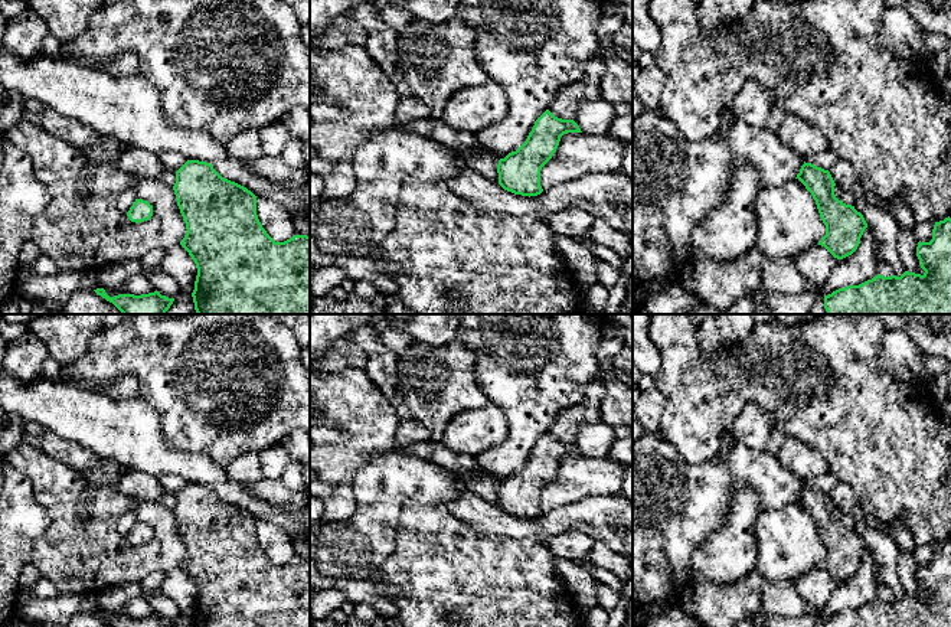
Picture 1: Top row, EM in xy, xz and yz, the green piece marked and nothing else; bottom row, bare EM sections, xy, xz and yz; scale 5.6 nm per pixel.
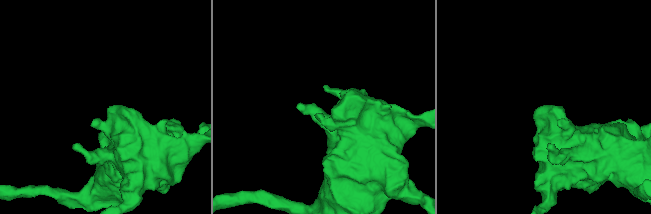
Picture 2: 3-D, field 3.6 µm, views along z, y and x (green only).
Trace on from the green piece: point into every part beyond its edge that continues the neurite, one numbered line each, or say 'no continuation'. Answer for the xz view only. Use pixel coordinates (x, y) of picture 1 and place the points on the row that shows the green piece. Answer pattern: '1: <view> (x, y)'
no continuation

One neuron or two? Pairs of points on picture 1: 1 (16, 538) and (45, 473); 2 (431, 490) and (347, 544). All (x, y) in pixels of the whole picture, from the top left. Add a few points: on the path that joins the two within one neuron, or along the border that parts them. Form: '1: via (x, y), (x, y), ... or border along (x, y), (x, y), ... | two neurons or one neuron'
1: border along (15, 469), (45, 509), (45, 529) | two neurons
2: via (411, 490), (401, 490), (368, 523) | one neuron

